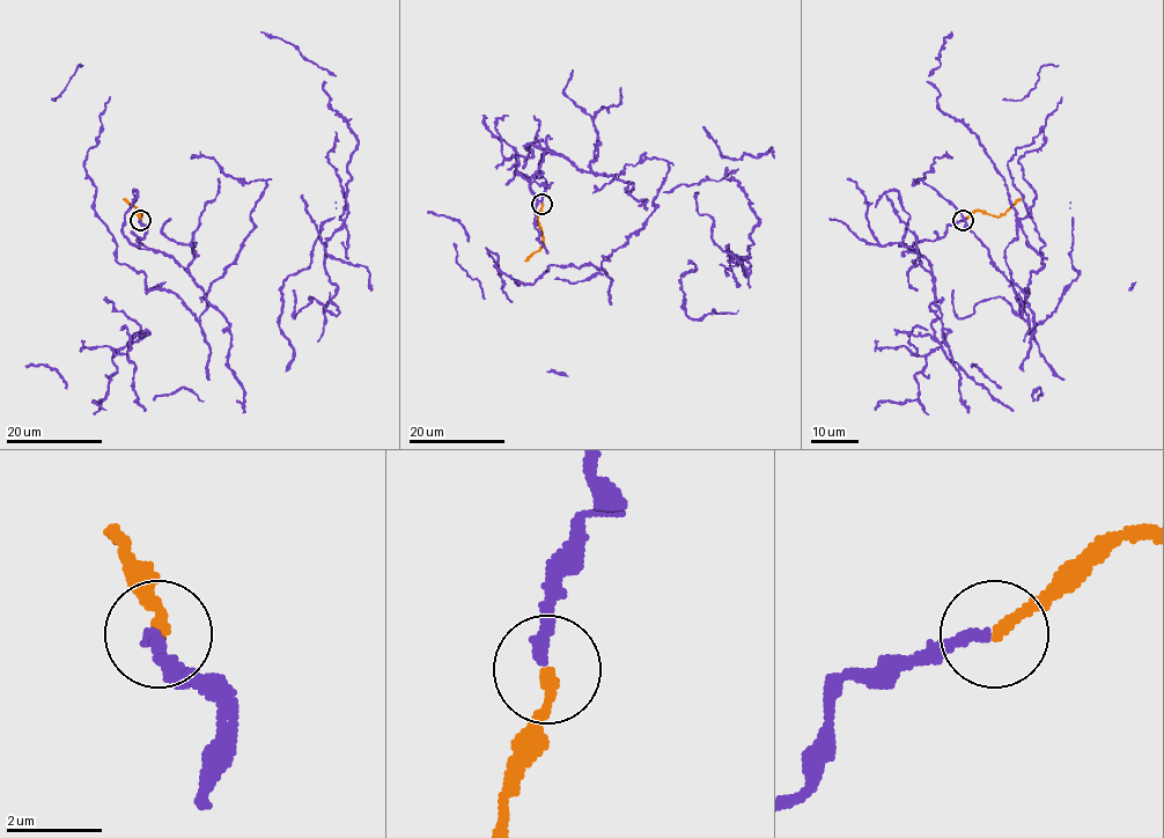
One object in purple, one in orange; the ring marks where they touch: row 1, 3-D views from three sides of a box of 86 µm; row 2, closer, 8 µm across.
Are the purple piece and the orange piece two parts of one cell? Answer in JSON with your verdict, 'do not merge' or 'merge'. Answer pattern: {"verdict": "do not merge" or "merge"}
{"verdict": "merge"}

